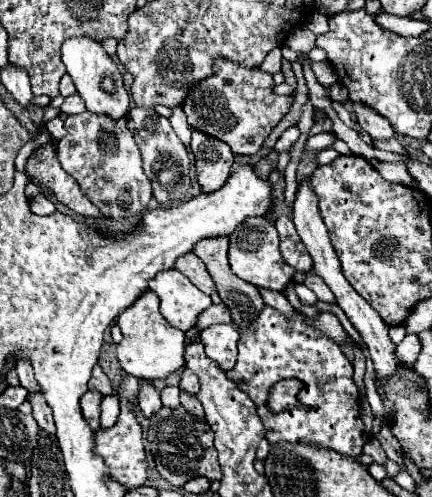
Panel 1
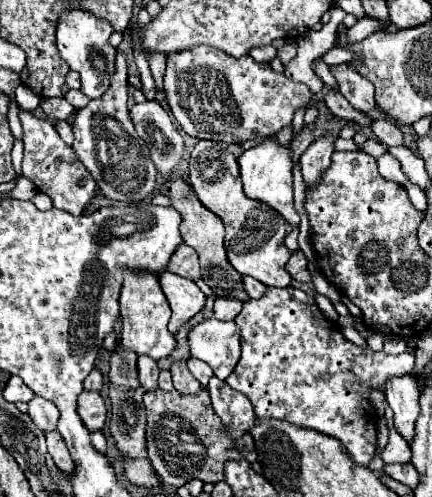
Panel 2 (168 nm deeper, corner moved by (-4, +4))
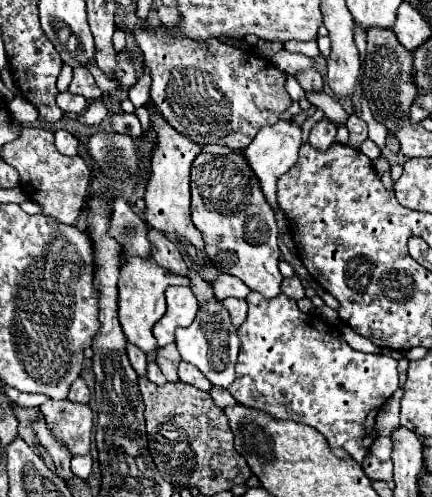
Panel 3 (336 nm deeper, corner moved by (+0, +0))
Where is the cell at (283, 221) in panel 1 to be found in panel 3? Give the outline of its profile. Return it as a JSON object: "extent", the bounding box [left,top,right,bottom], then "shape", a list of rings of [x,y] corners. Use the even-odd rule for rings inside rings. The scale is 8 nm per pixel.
{"extent":[282,276,304,300],"shape":[[[296,276],[286,278],[286,280],[282,282],[282,294],[290,296],[292,300],[300,300],[300,298],[304,298],[304,288],[302,288],[302,282],[300,282]]]}

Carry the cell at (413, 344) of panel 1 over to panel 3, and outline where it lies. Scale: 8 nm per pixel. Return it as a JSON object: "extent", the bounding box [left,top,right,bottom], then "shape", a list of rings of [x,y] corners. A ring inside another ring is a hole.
{"extent":[228,292,398,462],"shape":[[[250,292],[246,302],[248,318],[238,328],[242,346],[236,362],[236,380],[228,392],[240,404],[268,412],[274,418],[308,424],[326,438],[328,446],[344,448],[356,462],[364,460],[376,440],[376,414],[398,388],[398,362],[386,354],[364,354],[352,350],[334,326],[314,314],[300,312],[296,300],[284,294],[268,300],[256,292]]]}

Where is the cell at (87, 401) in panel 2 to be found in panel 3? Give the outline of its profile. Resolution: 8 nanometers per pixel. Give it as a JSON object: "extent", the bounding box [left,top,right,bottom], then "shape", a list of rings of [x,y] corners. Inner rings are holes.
{"extent":[40,400,94,456],"shape":[[[48,400],[40,406],[40,412],[48,424],[48,430],[58,442],[68,448],[70,456],[90,452],[94,414],[88,404],[76,404],[70,400]]]}

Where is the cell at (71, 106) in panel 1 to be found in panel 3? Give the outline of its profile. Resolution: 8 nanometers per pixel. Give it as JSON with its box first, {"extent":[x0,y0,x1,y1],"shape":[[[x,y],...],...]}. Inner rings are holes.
{"extent":[56,92,86,114],"shape":[[[62,92],[56,98],[56,104],[64,110],[64,112],[72,112],[72,114],[82,114],[86,110],[86,98],[70,94],[70,92]]]}

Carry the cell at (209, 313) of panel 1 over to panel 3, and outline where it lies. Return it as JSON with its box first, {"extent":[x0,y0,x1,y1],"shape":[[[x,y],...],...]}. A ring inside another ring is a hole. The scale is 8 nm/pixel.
{"extent":[224,298,246,328],"shape":[[[226,298],[224,302],[224,308],[230,312],[230,318],[232,318],[232,324],[238,328],[244,320],[246,320],[246,300],[238,300],[238,298]]]}

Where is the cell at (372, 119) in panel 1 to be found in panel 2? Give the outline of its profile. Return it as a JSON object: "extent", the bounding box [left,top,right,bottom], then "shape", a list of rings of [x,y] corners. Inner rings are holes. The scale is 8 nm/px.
{"extent":[330,64,376,114],"shape":[[[340,64],[340,66],[330,66],[330,72],[334,74],[334,78],[338,80],[338,90],[340,94],[360,112],[370,114],[376,110],[376,102],[374,102],[374,86],[372,82],[368,82],[364,76],[360,76],[354,68],[350,68],[348,64]]]}

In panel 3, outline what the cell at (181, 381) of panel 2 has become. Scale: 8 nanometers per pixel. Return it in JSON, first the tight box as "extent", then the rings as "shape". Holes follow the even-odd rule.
{"extent":[156,344,180,382],"shape":[[[168,344],[162,348],[156,348],[156,364],[160,366],[162,374],[166,376],[168,382],[178,382],[178,374],[176,368],[180,364],[180,354],[176,350],[176,344]]]}

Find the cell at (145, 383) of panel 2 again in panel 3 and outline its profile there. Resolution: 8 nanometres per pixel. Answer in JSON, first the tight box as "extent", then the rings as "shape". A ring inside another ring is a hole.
{"extent":[126,344,146,376],"shape":[[[126,344],[126,354],[128,354],[128,360],[130,360],[132,368],[140,376],[146,376],[146,354],[140,352],[140,348],[136,348],[134,344]]]}

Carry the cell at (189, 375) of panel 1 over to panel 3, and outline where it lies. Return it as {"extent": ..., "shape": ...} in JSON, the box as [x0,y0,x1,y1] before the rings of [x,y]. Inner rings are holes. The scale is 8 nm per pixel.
{"extent":[178,362,212,392],"shape":[[[182,362],[178,366],[178,378],[182,382],[186,382],[186,384],[196,386],[198,390],[204,390],[204,392],[210,392],[212,390],[212,384],[202,376],[202,372],[198,372],[198,368],[192,366],[192,364],[188,364],[188,362]]]}

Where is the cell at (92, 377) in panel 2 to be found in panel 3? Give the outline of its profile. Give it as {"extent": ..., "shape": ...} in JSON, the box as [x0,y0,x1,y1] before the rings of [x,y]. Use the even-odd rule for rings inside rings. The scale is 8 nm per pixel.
{"extent":[68,378,90,404],"shape":[[[76,378],[72,382],[70,392],[68,392],[68,400],[72,400],[72,402],[84,402],[84,404],[90,402],[90,390],[86,388],[86,384],[84,384],[82,378]]]}

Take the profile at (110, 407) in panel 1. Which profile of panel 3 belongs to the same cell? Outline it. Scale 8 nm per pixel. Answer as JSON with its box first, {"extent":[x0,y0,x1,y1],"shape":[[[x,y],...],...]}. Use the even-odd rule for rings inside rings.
{"extent":[72,454,92,480],"shape":[[[90,454],[72,458],[72,474],[74,476],[86,480],[90,476],[90,472],[92,472],[92,458],[90,458]]]}

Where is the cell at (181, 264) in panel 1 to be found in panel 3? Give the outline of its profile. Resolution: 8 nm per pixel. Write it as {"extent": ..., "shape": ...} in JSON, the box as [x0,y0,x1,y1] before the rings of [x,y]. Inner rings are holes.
{"extent":[148,228,188,274],"shape":[[[150,228],[148,242],[152,242],[152,258],[162,268],[168,268],[170,272],[176,272],[176,274],[186,274],[186,270],[188,270],[186,262],[182,260],[178,248],[162,232]]]}

